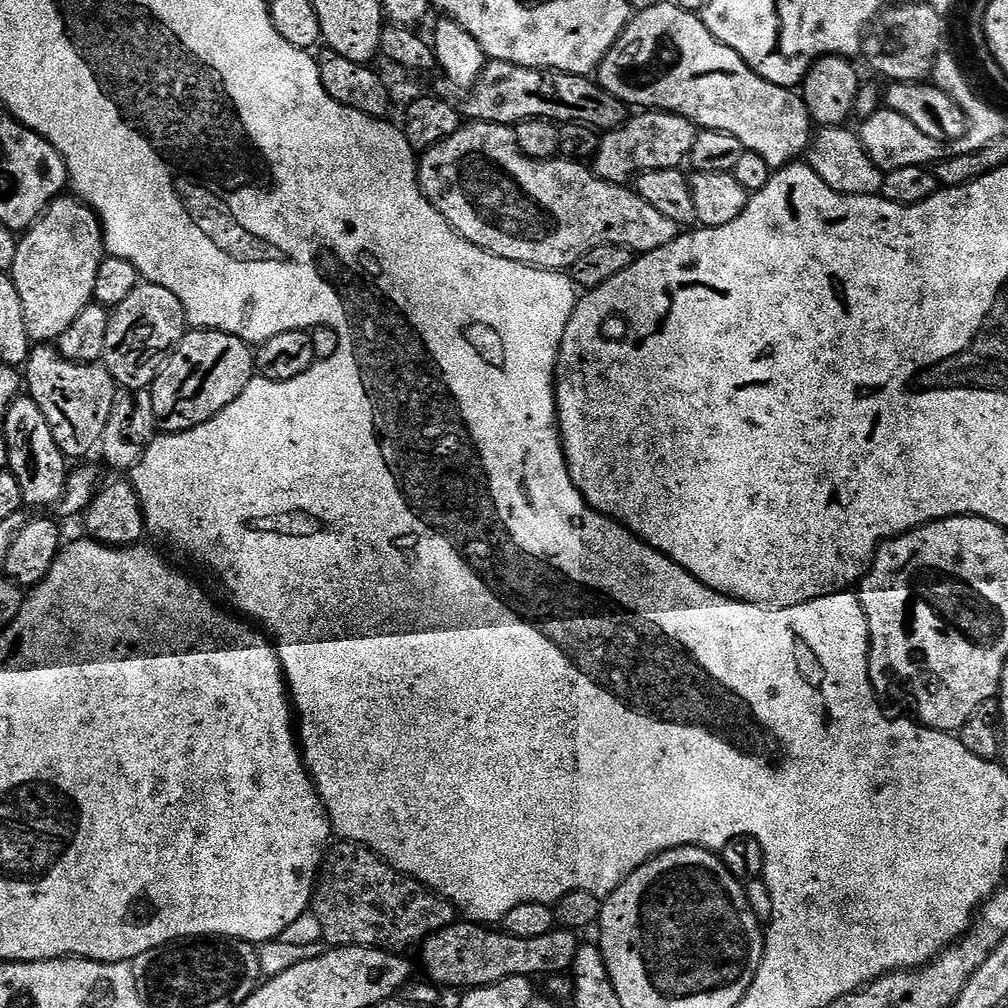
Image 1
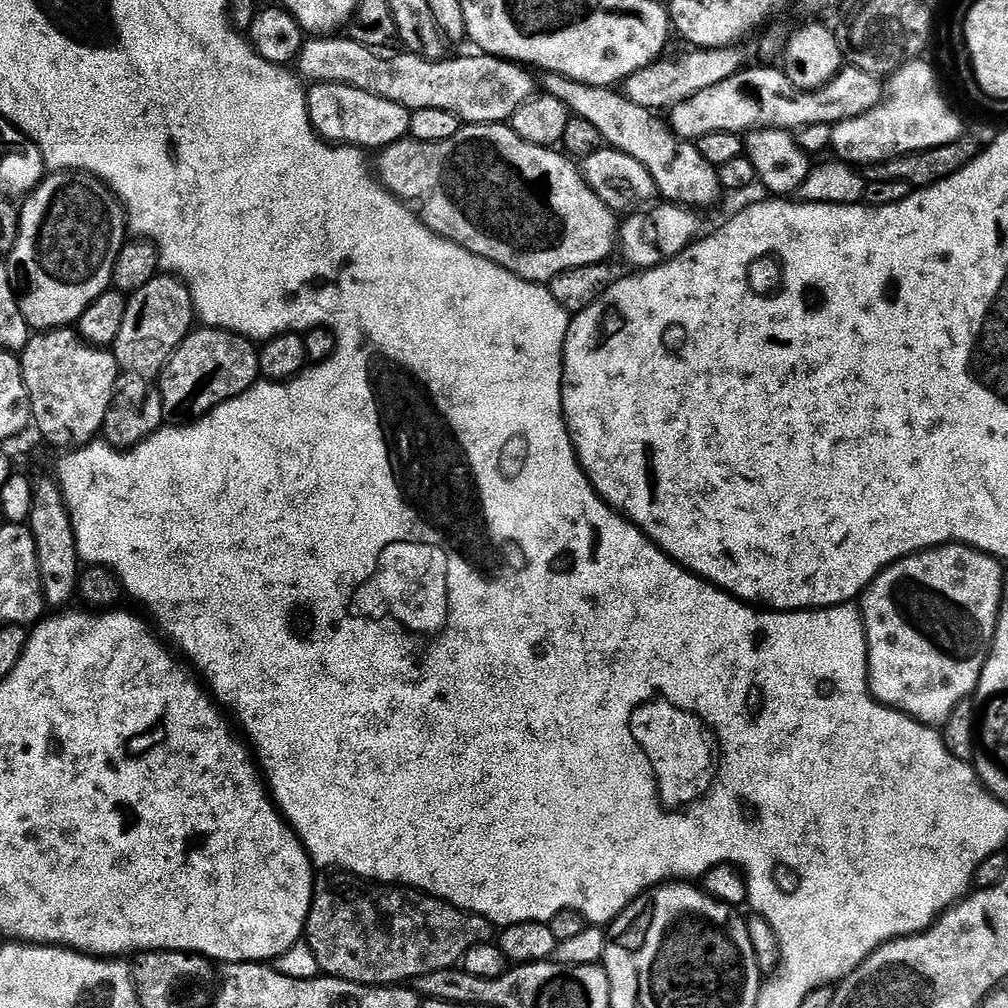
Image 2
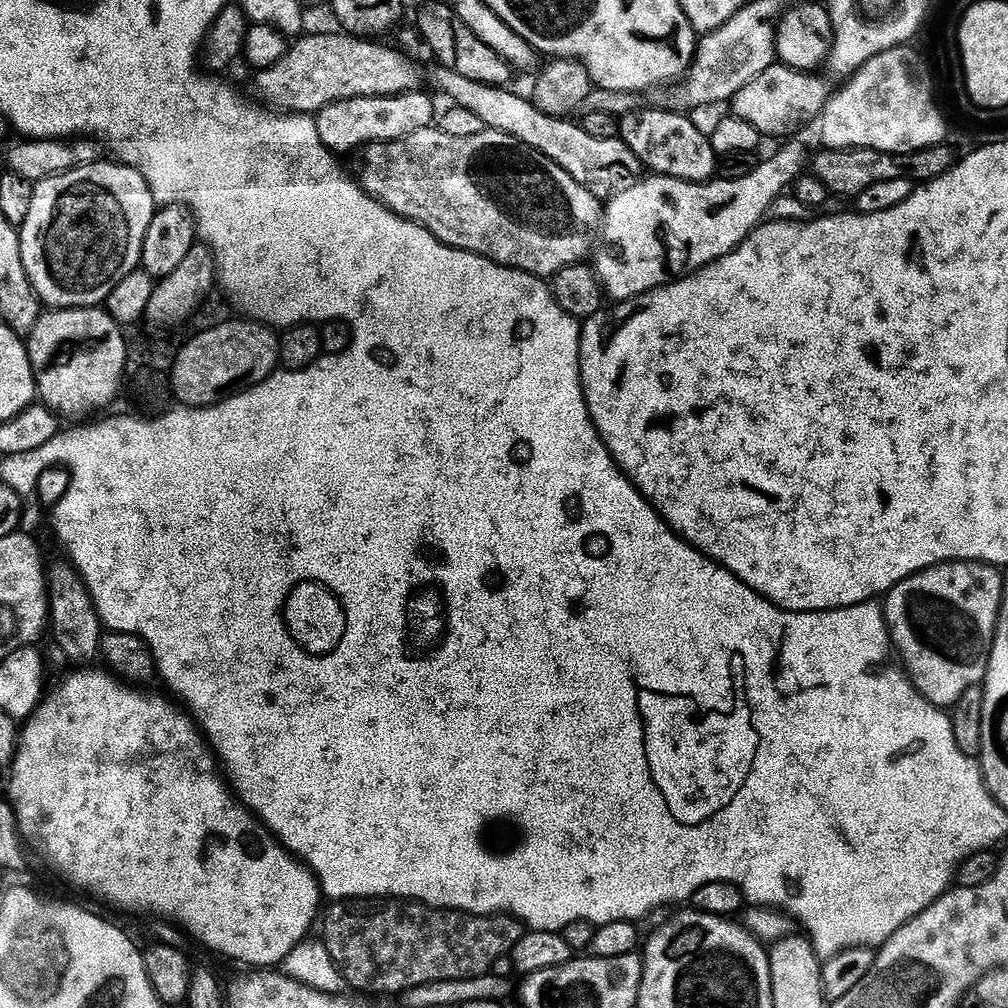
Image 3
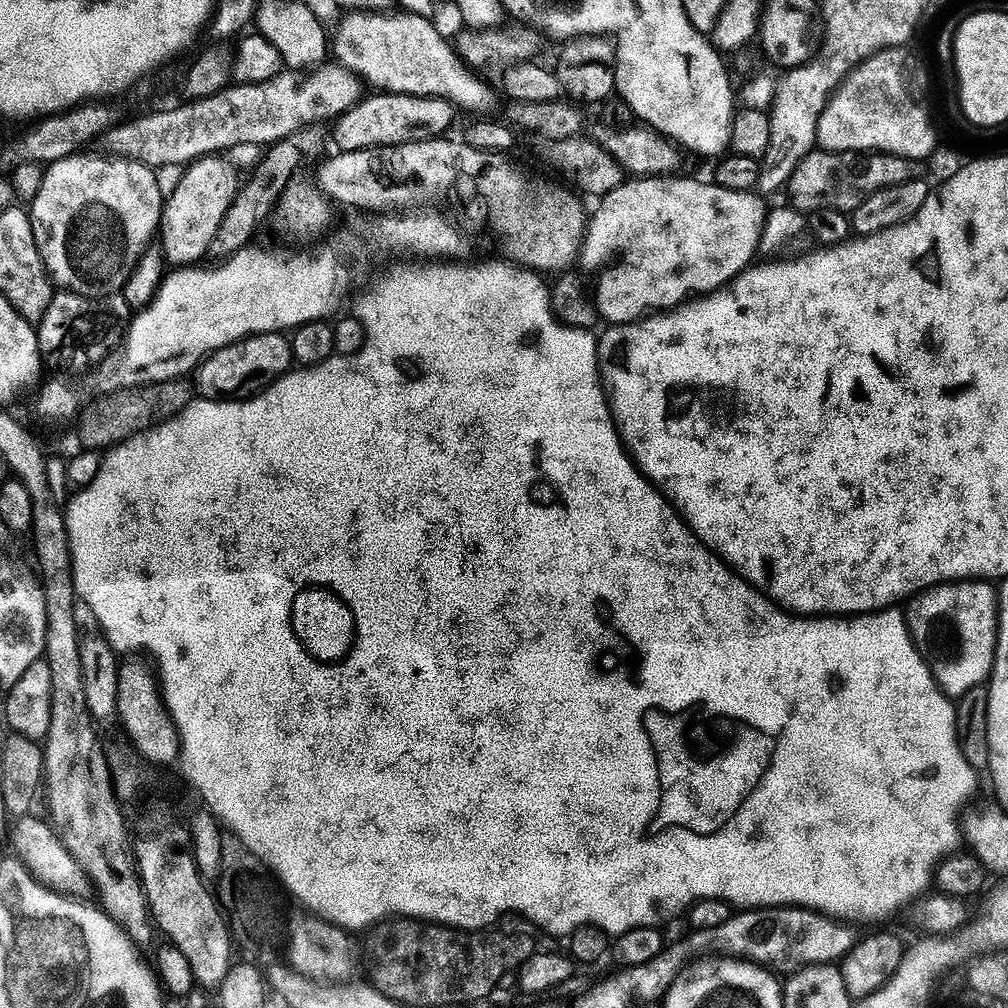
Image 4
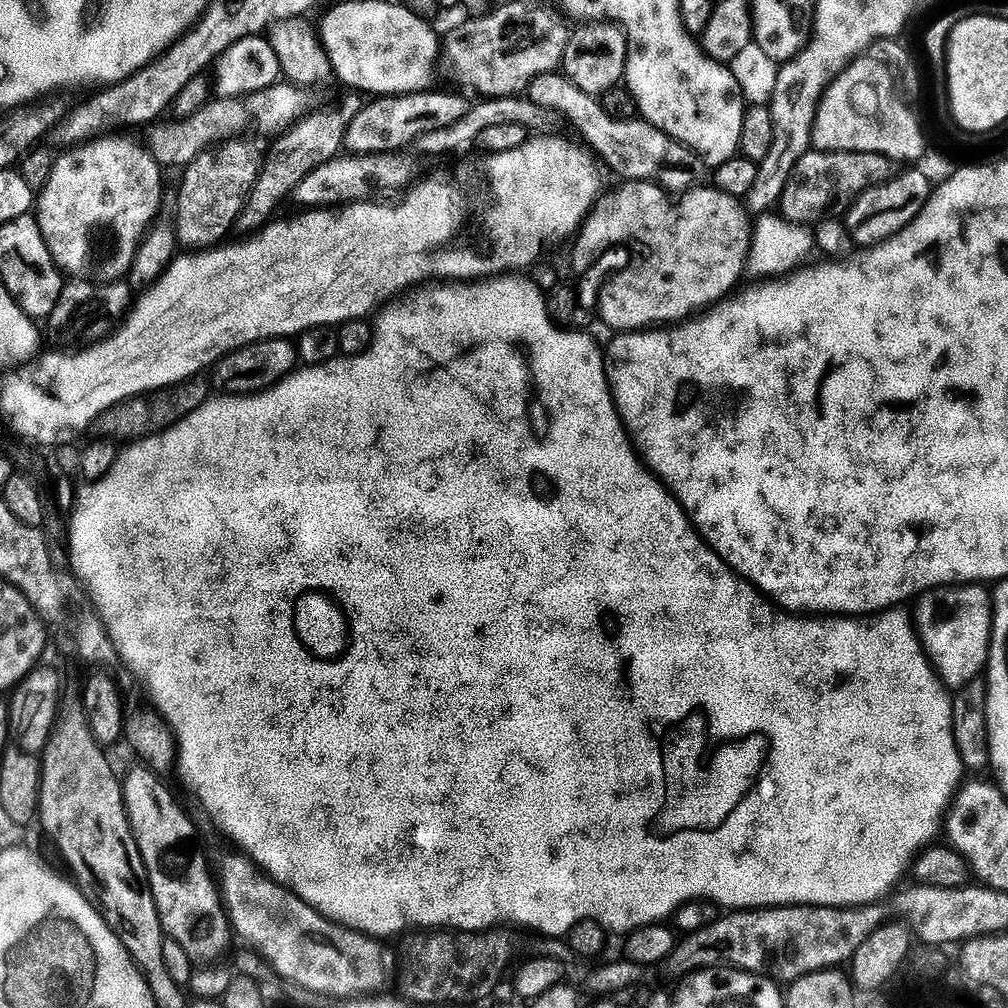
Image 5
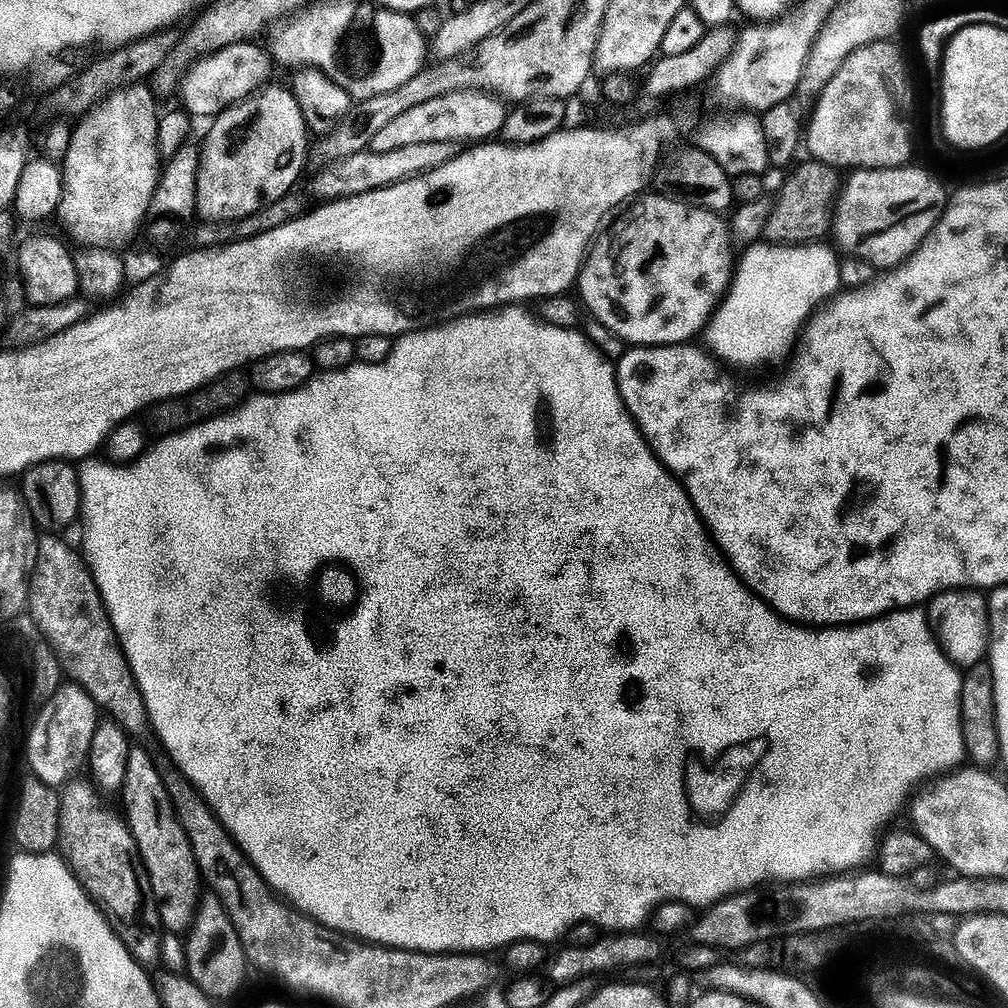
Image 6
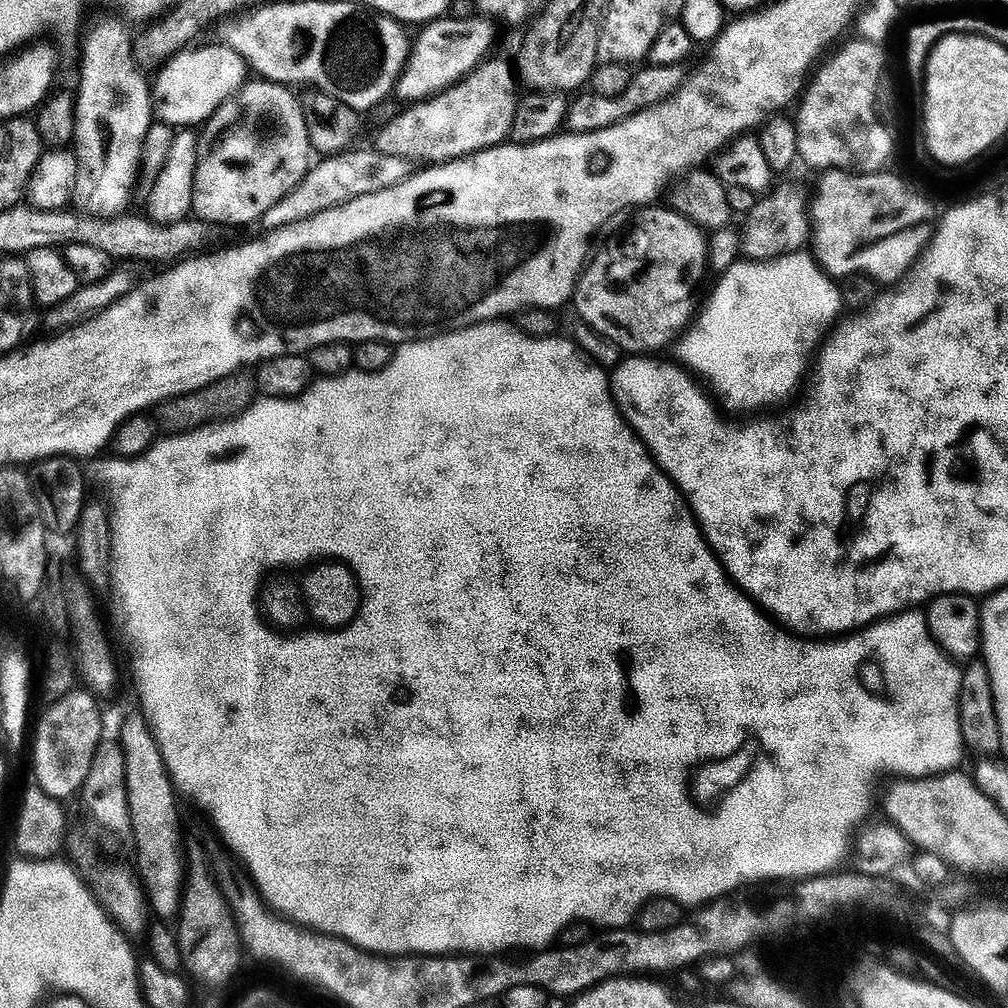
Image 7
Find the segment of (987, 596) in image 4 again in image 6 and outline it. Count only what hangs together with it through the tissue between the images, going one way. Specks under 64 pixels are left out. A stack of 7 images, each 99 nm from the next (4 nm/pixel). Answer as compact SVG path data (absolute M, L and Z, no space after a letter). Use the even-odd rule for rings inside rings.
M945 590L926 605L928 626L941 652L960 670L972 670L985 663L990 652L988 601L980 590Z

